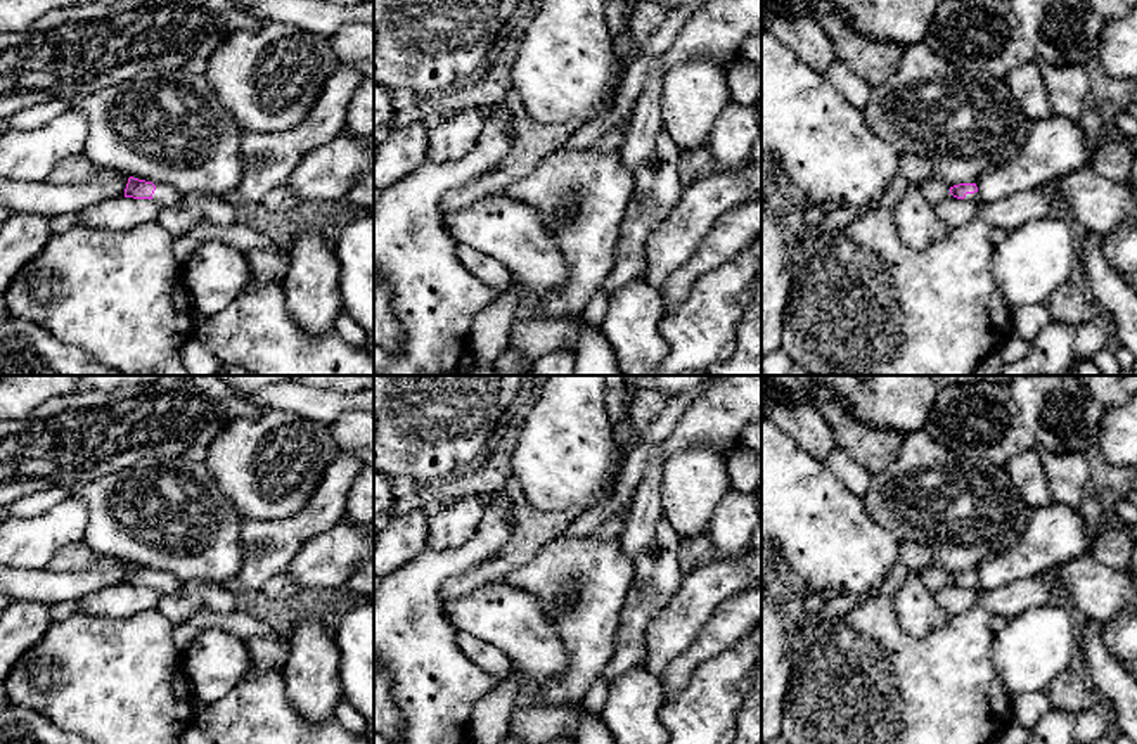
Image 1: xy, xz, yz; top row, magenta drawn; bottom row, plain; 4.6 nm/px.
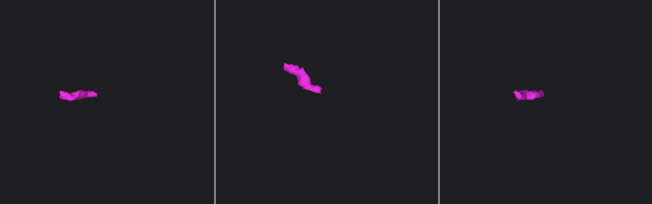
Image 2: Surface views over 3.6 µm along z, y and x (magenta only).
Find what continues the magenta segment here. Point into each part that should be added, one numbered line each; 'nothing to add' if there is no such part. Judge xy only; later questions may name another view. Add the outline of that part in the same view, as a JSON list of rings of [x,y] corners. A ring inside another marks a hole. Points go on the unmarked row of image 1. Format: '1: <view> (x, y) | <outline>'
1: xy (165, 583) | [[[154,571],[156,578],[152,581],[152,588],[163,595],[170,595],[170,593],[178,593],[185,583],[177,580],[173,574],[170,573],[163,573],[163,571]]]

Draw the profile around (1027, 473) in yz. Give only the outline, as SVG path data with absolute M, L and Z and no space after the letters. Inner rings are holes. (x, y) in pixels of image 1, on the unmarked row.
M1040 448L1016 455L1007 464L1009 478L1028 509L1052 503L1050 483L1044 469Z

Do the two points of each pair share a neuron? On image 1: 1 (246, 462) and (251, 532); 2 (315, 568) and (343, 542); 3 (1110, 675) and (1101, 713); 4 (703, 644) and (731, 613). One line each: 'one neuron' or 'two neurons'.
1: two neurons
2: one neuron
3: two neurons
4: one neuron

